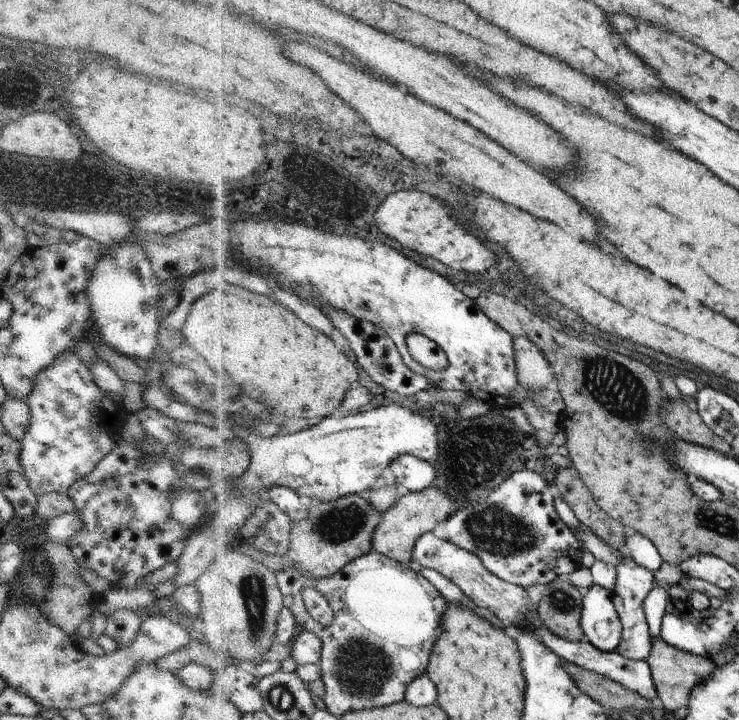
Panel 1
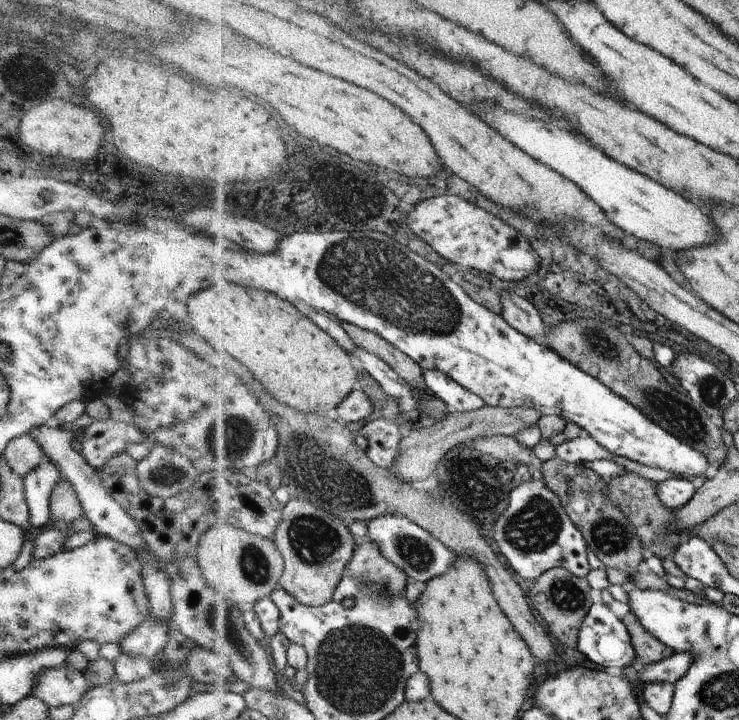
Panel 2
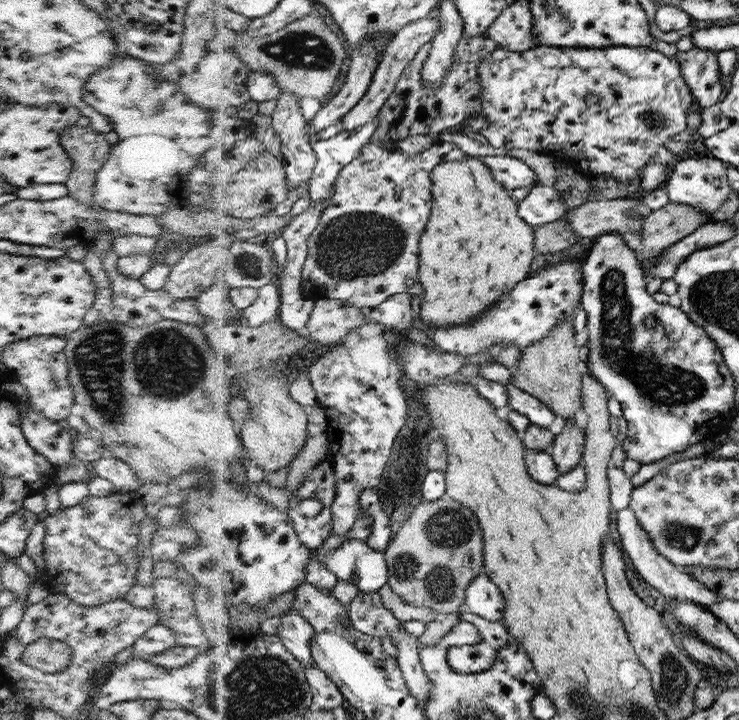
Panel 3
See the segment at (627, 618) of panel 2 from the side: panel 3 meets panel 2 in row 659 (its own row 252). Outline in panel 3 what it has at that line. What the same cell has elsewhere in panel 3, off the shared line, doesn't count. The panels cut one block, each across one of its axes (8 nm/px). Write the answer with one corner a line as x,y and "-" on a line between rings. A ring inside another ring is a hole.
669,202
666,206
652,211
643,221
641,229
642,248
640,248
639,265
646,276
658,260
658,256
670,246
686,238
700,226
710,222
711,216
702,214
694,206

